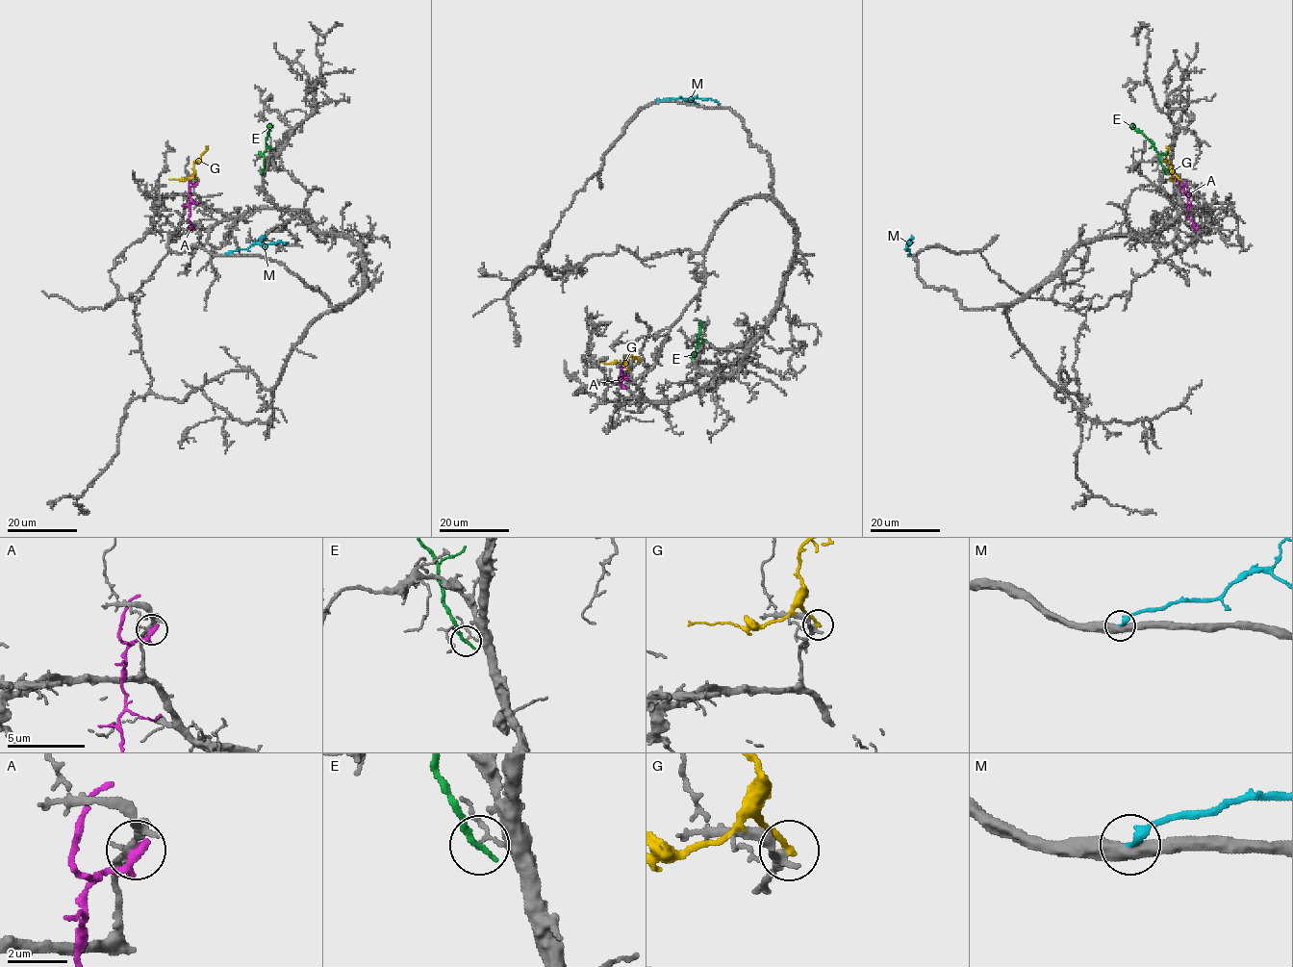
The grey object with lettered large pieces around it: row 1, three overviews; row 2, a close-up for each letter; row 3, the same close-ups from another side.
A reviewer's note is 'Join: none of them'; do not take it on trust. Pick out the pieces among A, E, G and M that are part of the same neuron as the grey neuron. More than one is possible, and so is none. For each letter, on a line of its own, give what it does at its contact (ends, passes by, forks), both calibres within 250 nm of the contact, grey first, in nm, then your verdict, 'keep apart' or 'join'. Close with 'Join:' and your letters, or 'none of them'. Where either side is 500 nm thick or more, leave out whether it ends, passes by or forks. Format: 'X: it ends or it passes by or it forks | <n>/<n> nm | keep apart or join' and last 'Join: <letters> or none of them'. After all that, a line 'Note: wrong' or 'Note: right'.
A: it ends | 200/360 nm | keep apart
E: it ends | 110/220 nm | keep apart
G: it ends | 280/200 nm | keep apart
M: 550/240 nm | keep apart
Join: none of them
Note: right

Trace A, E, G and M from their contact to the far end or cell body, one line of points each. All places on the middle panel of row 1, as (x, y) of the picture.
A: (627, 375), (622, 374), (621, 379), (625, 388)
E: (693, 357), (699, 325), (703, 321)
G: (629, 370), (624, 361), (631, 356), (637, 357)
M: (656, 100), (707, 97), (719, 103)

